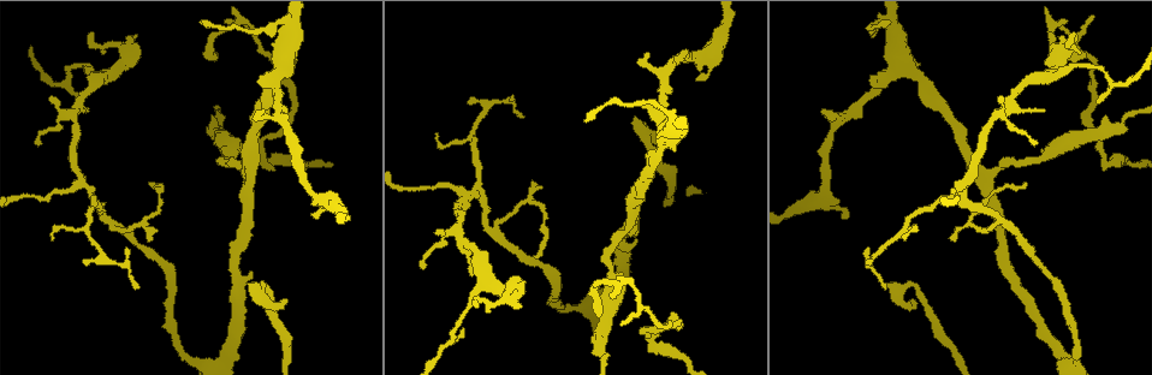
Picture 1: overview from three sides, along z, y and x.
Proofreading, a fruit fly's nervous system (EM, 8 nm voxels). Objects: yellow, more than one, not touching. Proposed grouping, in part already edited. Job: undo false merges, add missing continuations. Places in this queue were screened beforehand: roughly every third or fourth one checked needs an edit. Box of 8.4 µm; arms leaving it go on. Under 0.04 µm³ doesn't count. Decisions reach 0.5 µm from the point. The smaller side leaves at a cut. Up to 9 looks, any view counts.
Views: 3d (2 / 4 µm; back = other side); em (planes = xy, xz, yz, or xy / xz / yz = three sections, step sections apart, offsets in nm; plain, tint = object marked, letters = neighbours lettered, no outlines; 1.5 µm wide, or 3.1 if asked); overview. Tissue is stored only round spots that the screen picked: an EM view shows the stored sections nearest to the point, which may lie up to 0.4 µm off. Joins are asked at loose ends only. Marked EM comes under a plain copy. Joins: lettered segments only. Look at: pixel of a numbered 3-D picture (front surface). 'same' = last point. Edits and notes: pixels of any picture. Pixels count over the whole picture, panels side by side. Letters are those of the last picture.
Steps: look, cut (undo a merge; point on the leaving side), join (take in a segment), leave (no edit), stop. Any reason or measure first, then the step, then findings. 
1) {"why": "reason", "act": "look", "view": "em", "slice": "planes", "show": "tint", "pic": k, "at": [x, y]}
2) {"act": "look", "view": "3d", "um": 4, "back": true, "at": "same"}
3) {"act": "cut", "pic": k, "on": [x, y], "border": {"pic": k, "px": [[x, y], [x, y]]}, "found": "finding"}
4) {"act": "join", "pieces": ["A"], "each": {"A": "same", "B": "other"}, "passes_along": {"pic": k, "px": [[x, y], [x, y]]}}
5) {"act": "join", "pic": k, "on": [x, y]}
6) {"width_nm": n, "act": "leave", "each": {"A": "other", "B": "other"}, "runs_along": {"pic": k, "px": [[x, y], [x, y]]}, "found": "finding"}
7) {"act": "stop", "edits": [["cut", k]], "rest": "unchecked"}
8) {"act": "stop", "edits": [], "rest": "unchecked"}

{"act": "look", "view": "em", "slice": "yz", "step": 4, "show": "tint", "pic": 1, "at": [293, 31]}

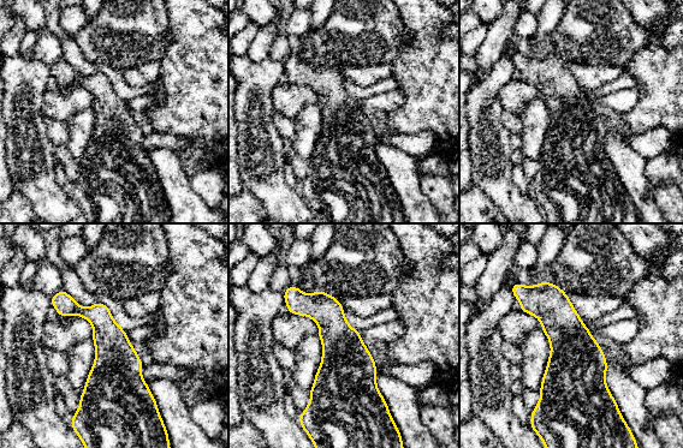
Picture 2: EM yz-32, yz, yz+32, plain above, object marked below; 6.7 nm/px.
{"act": "look", "view": "em", "slice": "xz", "step": 8, "show": "letters", "at": "same"}

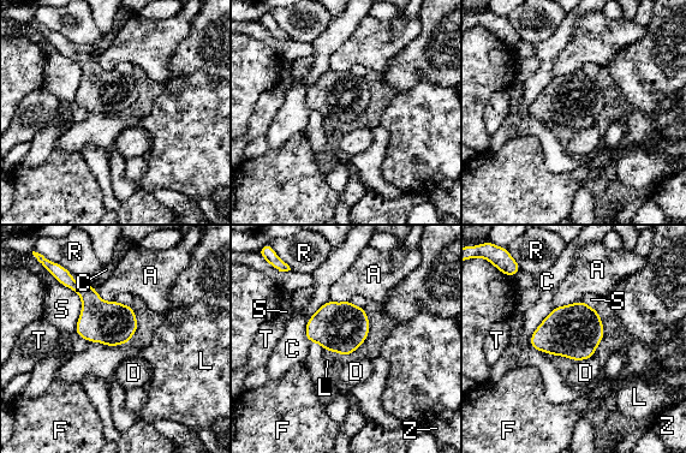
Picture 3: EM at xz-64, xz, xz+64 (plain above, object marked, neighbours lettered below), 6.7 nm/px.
{"act": "leave", "each": {"A": "other", "C": "other", "D": "other", "F": "other", "L": "other", "R": "other", "S": "other", "T": "other", "Z": "other"}, "border": {"pic": 3, "px": [[591, 357], [577, 362]]}, "found": "continuous, no second neuron"}

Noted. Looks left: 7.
{"why": "three-way junction", "act": "look", "view": "em", "slice": "yz", "step": 8, "show": "tint", "pic": 1, "at": [1047, 75]}

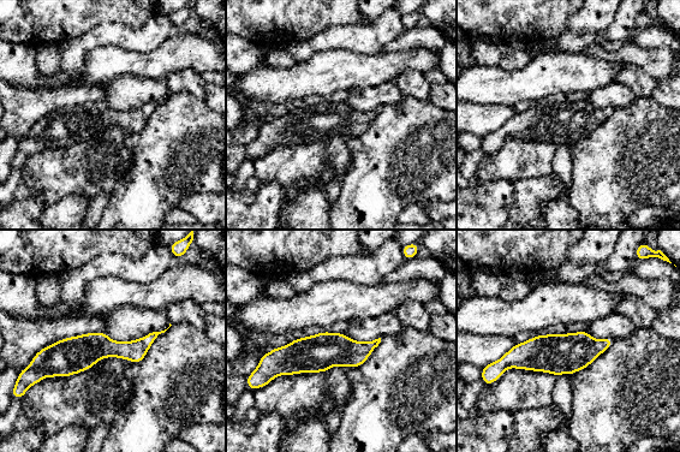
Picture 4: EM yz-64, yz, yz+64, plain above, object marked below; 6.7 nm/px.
{"why": "cut it another way", "act": "look", "view": "em", "slice": "planes", "show": "tint", "at": "same"}

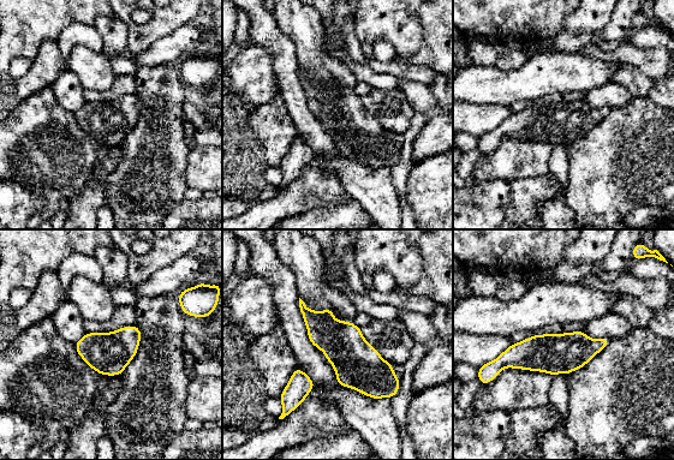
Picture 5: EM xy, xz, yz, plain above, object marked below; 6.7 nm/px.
{"act": "look", "view": "em", "slice": "planes", "show": "letters", "at": "same"}

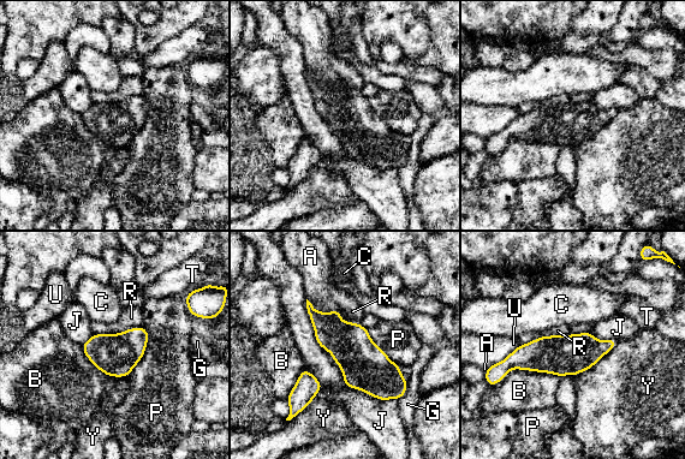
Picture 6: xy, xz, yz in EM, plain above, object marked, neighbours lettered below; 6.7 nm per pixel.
{"longest_contact_nm": ["J", 900], "act": "leave", "each": {"A": "other", "B": "other", "C": "other", "G": "other", "J": "other", "P": "other", "R": "other", "T": "other", "U": "other", "Y": "other"}, "found": "all the same neuron"}

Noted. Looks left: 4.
{"why": "an open end", "act": "look", "view": "em", "slice": "xy", "step": 4, "show": "tint", "pic": 1, "at": [1065, 22]}

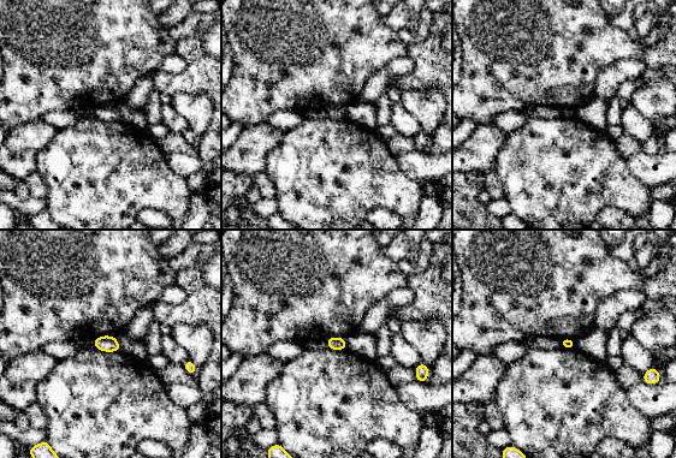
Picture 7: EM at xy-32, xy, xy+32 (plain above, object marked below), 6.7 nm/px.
{"why": "another direction", "act": "look", "view": "em", "slice": "planes", "show": "letters", "at": "same"}

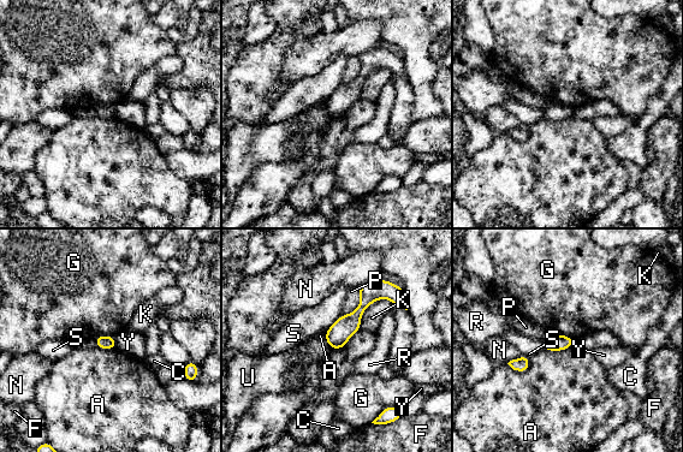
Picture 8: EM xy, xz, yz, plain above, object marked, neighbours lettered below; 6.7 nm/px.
{"act": "leave", "each": {"A": "other", "C": "other", "F": "other", "G": "other", "K": "other", "N": "other", "P": "other", "R": "other", "S": "other", "U": "other", "Y": "other"}, "runs_along": {"pic": 8, "px": [[374, 283], [362, 308], [333, 345]]}, "found": "no lettered segment goes on from it"}

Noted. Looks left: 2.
{"why": "three arms meet", "act": "look", "view": "em", "slice": "xz", "step": 8, "show": "letters", "pic": 1, "at": [964, 200]}

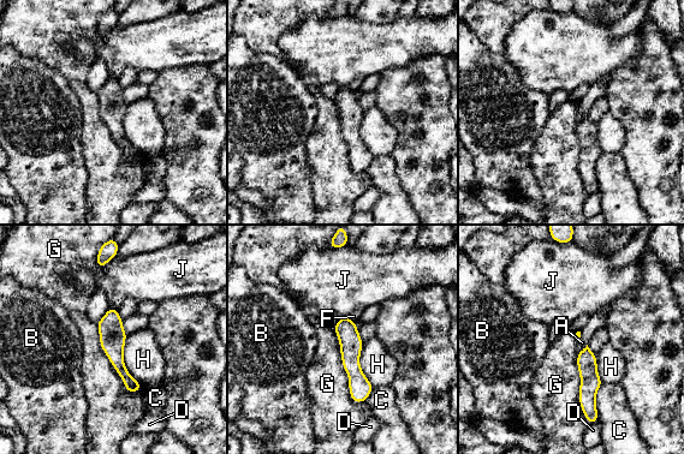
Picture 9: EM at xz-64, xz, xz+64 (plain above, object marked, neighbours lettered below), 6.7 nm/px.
{"act": "leave", "each": {"A": "other", "B": "other", "C": "other", "D": "other", "F": "other", "G": "other", "H": "other", "J": "other"}, "runs_along": {"pic": 9, "px": [[111, 310], [117, 362], [137, 388]]}, "found": "one neuron here"}

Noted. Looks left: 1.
{"act": "stop", "edits": [], "rest": "unchecked"}

